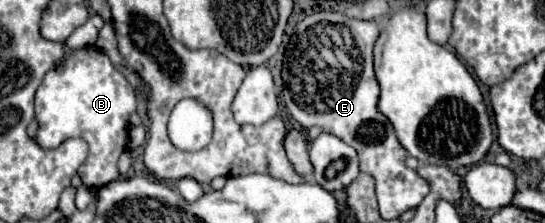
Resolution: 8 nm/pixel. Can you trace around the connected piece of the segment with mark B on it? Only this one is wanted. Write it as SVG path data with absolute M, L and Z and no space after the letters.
M94 46L74 50L44 76L36 90L36 142L42 148L50 148L50 144L62 144L68 138L86 140L90 154L78 168L78 176L84 186L102 188L120 176L116 164L126 150L128 118L136 112L136 106L134 88L106 54Z

